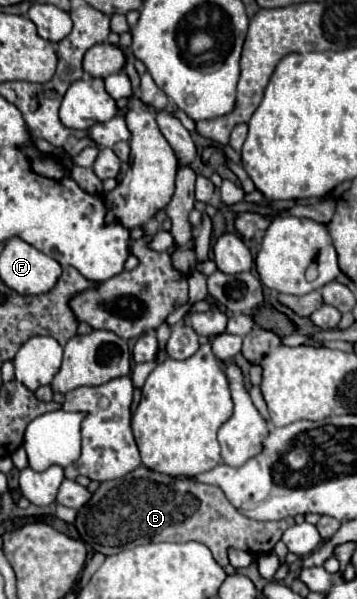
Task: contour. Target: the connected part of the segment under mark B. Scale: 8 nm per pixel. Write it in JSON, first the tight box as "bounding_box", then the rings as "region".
{"bounding_box":[75,467,295,567],"region":[[[145,467],[127,473],[121,479],[105,481],[93,493],[91,501],[79,509],[75,527],[81,539],[99,553],[115,555],[137,545],[155,541],[187,543],[199,541],[209,547],[213,559],[225,567],[227,549],[243,549],[249,553],[269,553],[281,539],[285,529],[295,521],[291,517],[277,523],[253,521],[241,515],[215,485],[205,485],[189,479],[175,479]]]}

